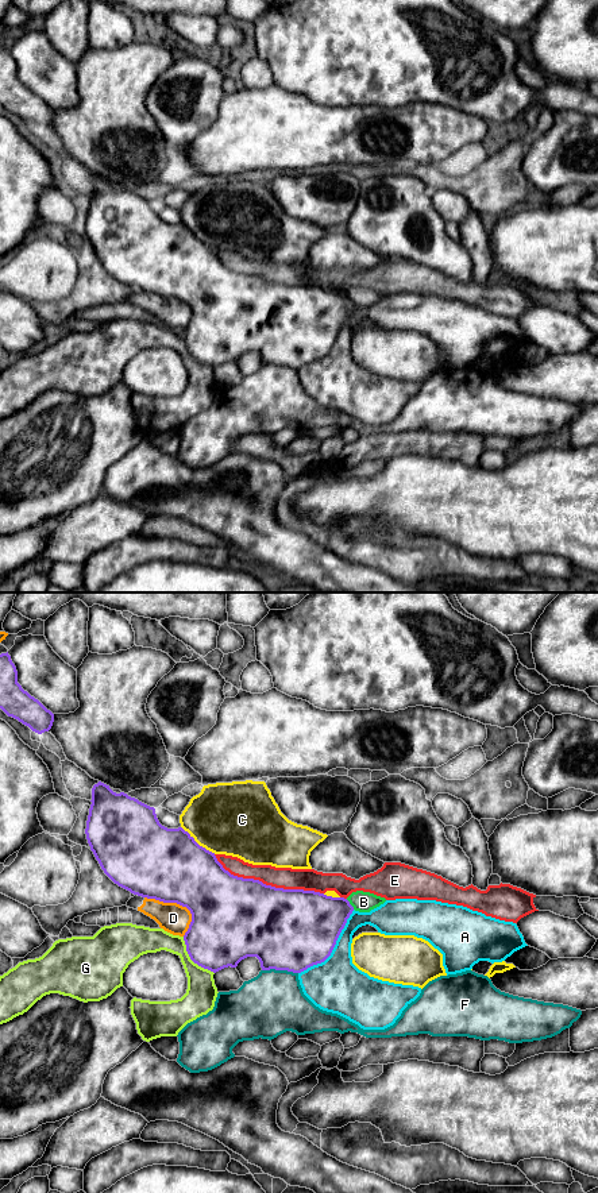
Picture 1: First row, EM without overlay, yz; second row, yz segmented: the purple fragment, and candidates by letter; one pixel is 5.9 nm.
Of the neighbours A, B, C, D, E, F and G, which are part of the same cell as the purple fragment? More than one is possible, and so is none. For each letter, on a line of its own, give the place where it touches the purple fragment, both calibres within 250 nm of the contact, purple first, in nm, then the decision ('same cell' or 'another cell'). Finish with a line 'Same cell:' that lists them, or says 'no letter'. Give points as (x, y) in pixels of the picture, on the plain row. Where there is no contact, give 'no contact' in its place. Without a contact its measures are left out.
A: contact yz (334, 342); calibres 480 and 320 nm; another cell
B: contact yz (350, 300); calibres 360 and 130 nm; another cell
C: contact yz (197, 239); calibres 440 and 440 nm; another cell
D: contact yz (178, 298); calibres 440 and 180 nm; another cell
E: contact yz (267, 281); calibres 480 and 130 nm; another cell
F: contact yz (280, 365); calibres 480 and 380 nm; another cell
G: contact yz (192, 355); calibres 400 and 180 nm; another cell
Same cell: no letter

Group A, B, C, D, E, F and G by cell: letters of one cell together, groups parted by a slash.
A / B / C / D / E / F / G

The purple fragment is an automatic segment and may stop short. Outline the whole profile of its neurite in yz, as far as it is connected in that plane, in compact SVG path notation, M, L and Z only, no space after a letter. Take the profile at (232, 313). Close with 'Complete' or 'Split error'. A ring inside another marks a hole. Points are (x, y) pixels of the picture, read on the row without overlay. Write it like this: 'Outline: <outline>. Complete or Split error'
Outline: M101 177L93 181L90 197L85 229L101 265L115 279L134 290L186 302L192 317L184 336L190 355L198 362L216 368L228 362L236 363L247 352L256 352L262 366L301 368L331 351L354 306L347 294L315 286L275 283L259 275L234 271L223 263L215 248L200 242L182 223L162 221L154 202L124 188L116 189Z. Complete

